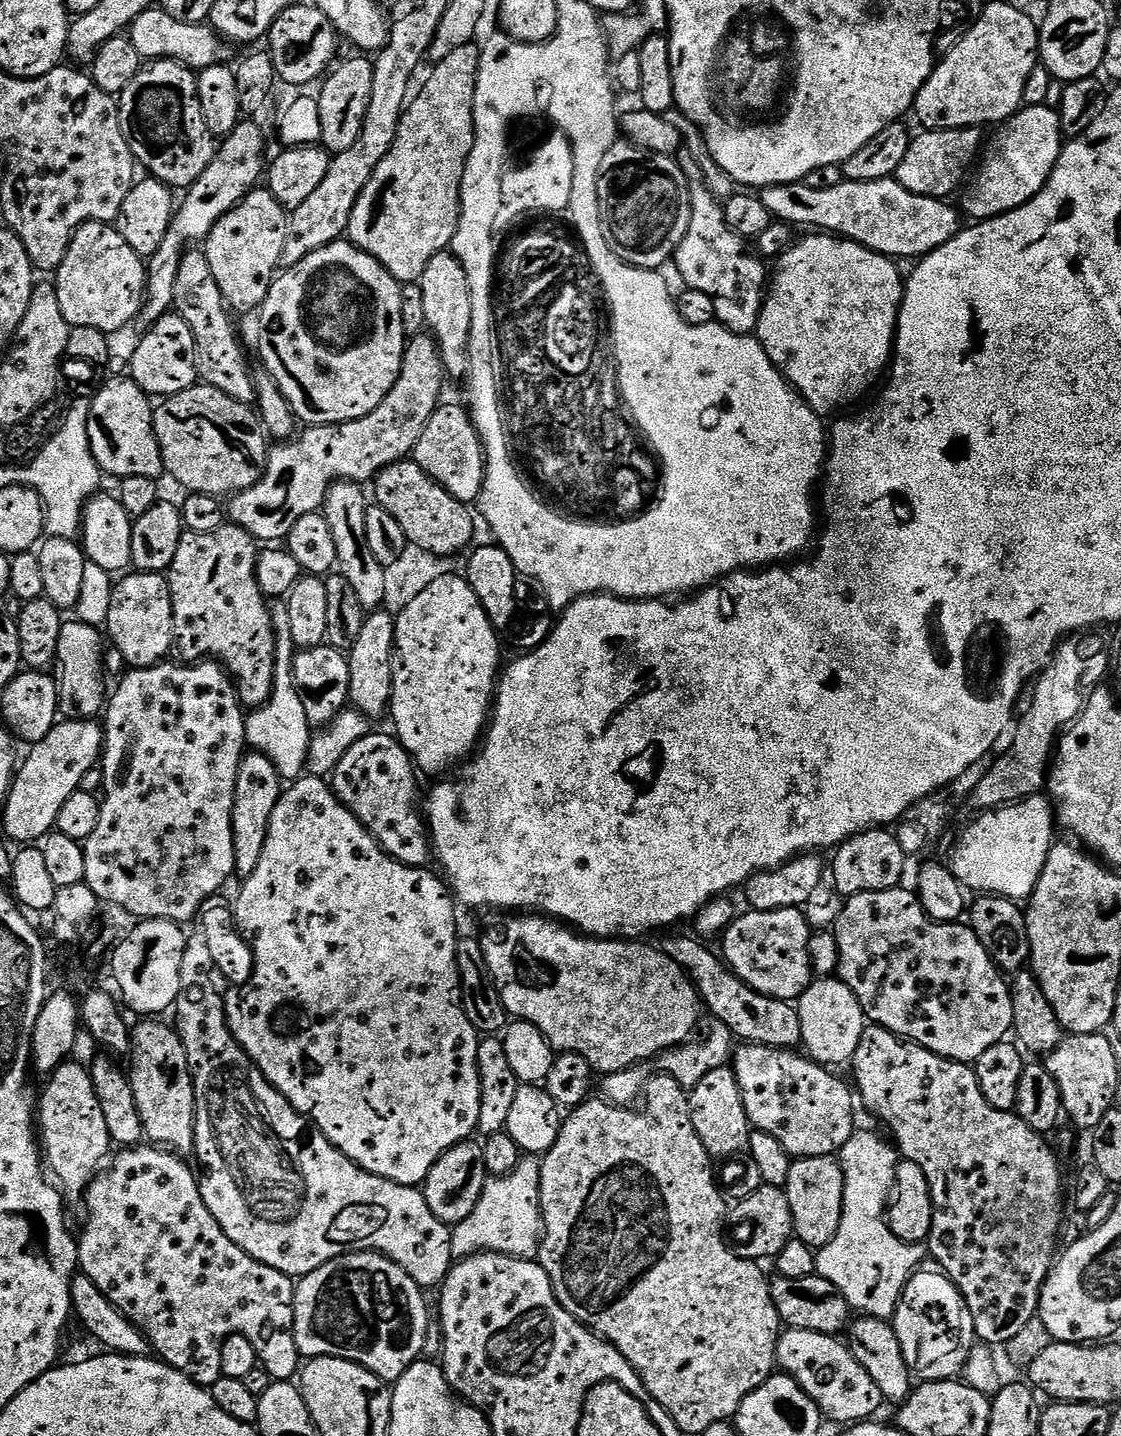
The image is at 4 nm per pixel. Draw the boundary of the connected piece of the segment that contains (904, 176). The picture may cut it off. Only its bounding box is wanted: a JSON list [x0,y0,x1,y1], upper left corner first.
[894,128,982,198]

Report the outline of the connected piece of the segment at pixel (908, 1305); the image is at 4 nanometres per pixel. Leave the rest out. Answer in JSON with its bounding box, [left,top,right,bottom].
[892,1269,977,1381]

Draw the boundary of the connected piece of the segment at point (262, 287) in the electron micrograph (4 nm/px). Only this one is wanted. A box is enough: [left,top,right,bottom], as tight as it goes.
[202,186,289,313]

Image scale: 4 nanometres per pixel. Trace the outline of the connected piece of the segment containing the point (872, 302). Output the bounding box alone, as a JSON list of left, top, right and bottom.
[754,234,905,418]

